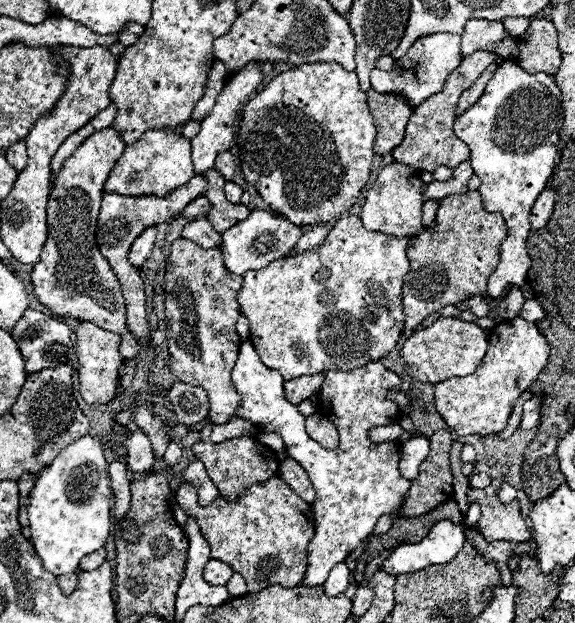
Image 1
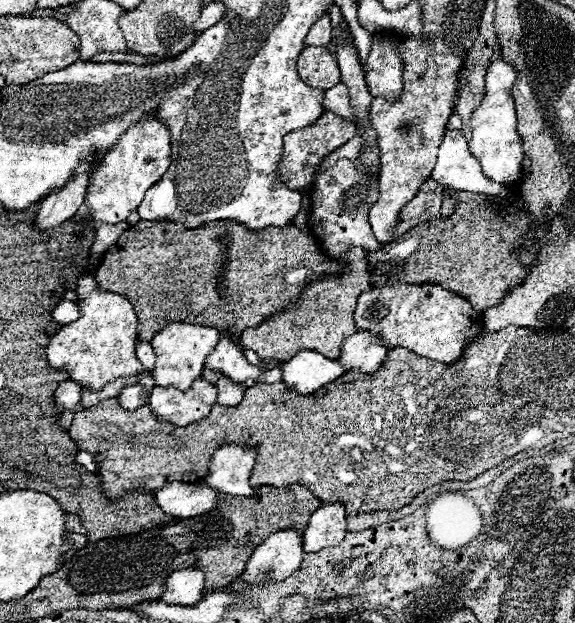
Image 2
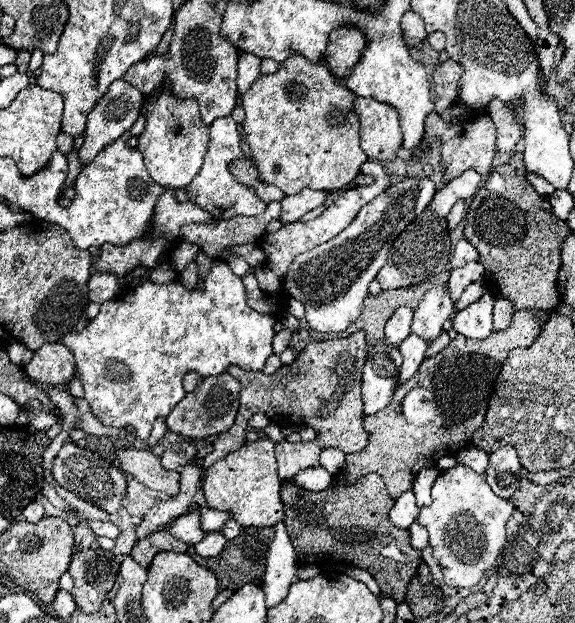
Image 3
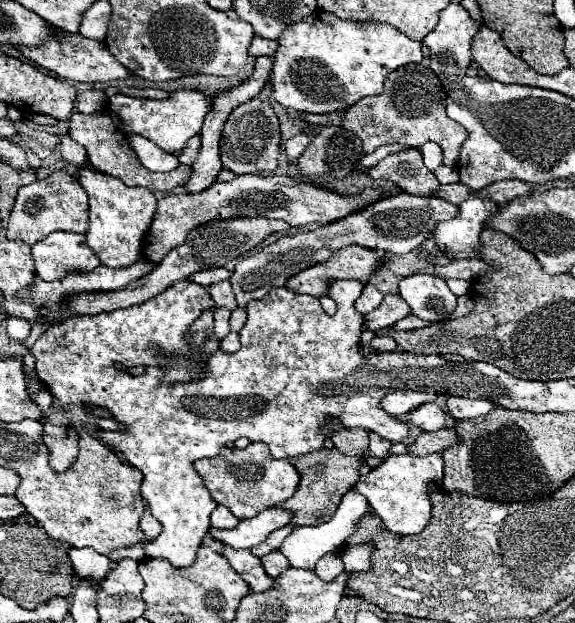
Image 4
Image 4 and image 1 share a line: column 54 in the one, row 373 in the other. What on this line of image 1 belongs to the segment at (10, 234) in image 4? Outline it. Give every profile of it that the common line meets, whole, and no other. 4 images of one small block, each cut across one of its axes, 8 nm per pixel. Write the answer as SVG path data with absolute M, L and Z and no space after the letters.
M178 238L172 242L172 252L168 256L166 266L166 318L168 318L168 352L170 352L170 372L184 384L202 386L210 398L210 420L216 424L226 424L230 416L236 412L240 404L240 396L230 380L234 362L238 358L240 336L236 332L236 320L240 318L238 292L242 288L242 276L228 272L224 264L224 256L220 248L204 250L186 238Z

